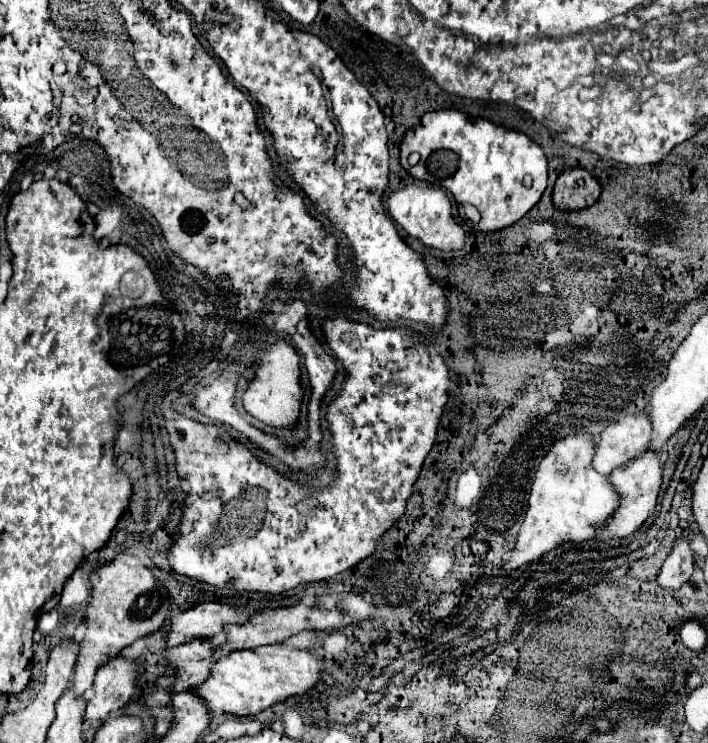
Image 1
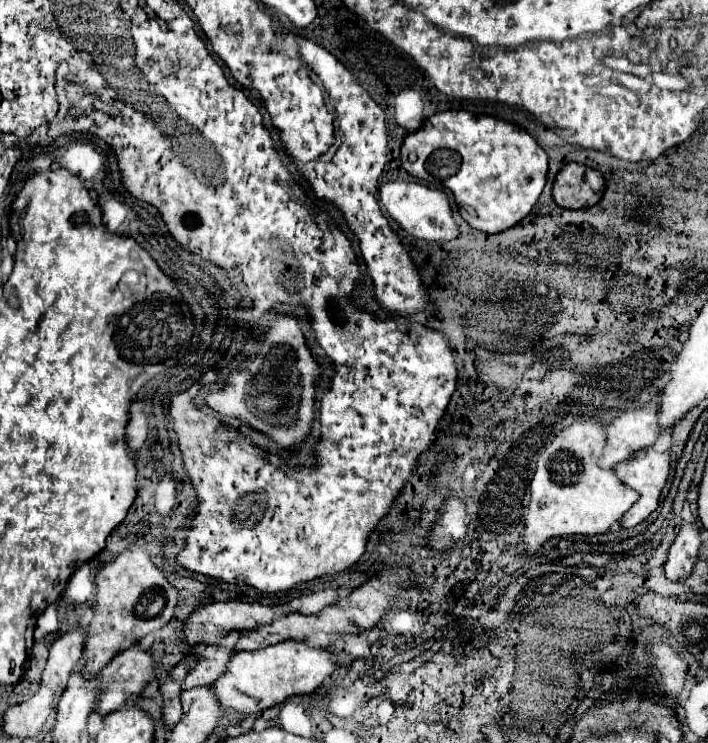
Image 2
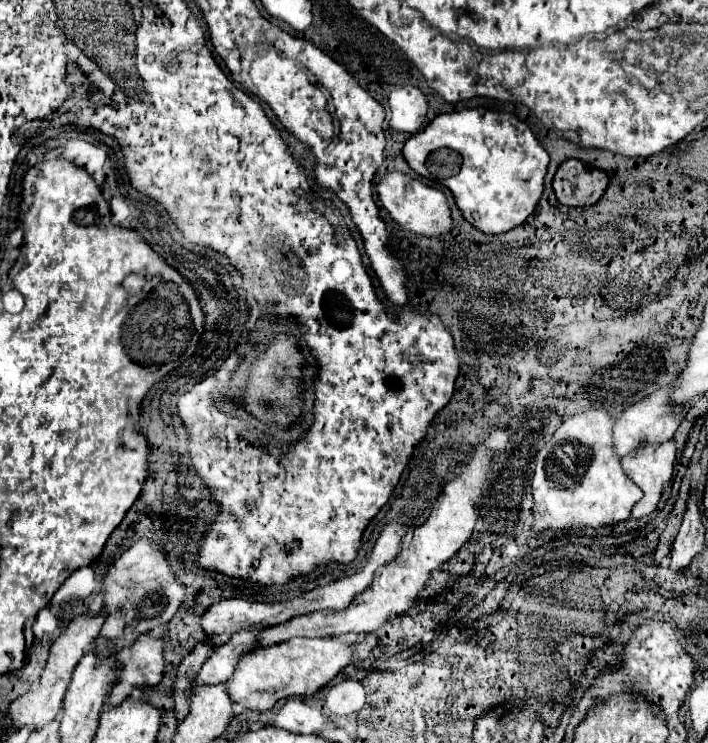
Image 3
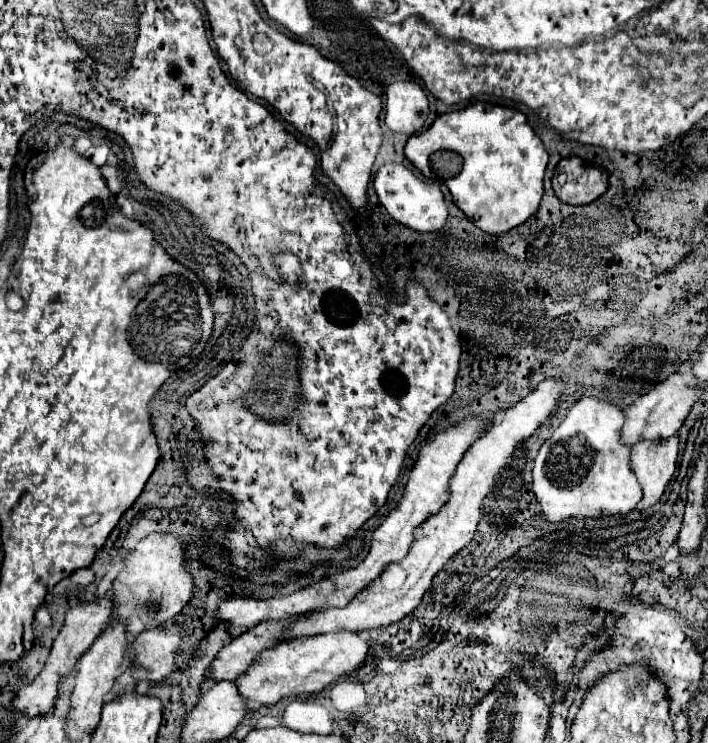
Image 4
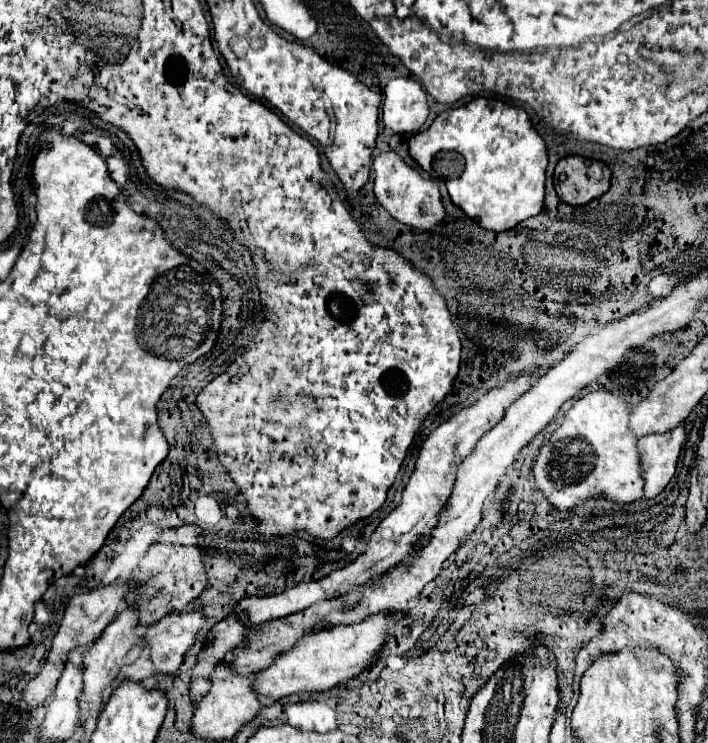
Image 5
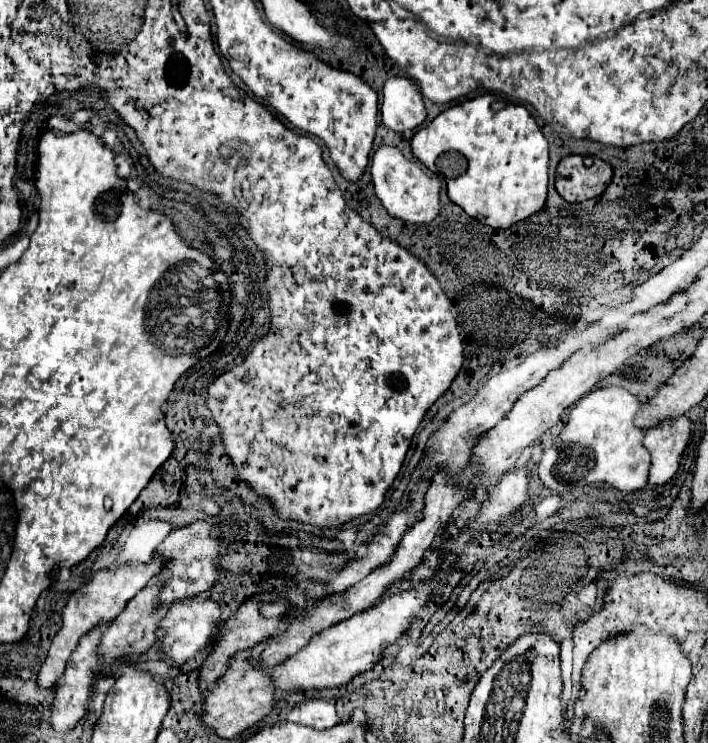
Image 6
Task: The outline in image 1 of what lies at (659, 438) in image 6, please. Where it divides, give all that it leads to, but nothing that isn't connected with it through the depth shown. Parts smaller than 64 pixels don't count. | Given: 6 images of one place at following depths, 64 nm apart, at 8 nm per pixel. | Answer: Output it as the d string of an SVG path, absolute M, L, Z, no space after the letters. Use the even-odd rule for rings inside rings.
M640 454L638 458L626 462L624 466L616 468L610 476L608 482L612 482L614 490L620 494L620 506L614 510L612 518L608 518L608 524L602 524L596 528L596 536L592 540L604 542L608 538L624 538L628 534L632 534L634 530L638 530L644 520L648 518L648 514L654 510L656 506L656 498L658 498L658 490L662 484L662 462L660 462L660 454Z

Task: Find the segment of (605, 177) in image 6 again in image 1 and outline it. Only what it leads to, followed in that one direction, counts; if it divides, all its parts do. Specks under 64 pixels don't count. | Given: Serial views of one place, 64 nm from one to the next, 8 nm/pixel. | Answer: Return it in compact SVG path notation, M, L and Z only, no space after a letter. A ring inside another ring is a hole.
M582 168L564 170L554 186L552 202L558 210L584 210L600 196L600 182Z

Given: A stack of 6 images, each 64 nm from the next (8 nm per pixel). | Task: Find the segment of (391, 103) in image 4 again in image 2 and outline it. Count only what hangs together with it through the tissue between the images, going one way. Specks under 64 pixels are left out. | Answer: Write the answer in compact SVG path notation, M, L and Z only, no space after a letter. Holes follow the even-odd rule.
M402 90L396 96L396 122L408 130L418 130L424 114L422 114L422 98L416 90Z

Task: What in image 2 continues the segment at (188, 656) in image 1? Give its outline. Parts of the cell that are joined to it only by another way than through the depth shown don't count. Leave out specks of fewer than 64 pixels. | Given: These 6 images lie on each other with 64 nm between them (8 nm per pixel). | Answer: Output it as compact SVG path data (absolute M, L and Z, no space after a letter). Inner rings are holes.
M232 630L232 634L226 634L226 640L222 644L210 644L210 646L194 646L190 654L196 654L196 666L186 674L184 678L184 690L196 688L196 686L210 686L226 668L228 658L234 654L234 644L238 642L240 632Z

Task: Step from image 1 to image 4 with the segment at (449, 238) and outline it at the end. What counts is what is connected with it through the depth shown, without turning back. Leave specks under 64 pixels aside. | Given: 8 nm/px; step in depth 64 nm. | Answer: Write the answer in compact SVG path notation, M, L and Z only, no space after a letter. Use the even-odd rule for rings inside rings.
M388 162L378 170L374 184L376 184L376 194L380 204L388 210L388 214L398 224L416 232L440 232L446 226L448 208L438 184L426 184L418 180L408 168L394 162Z

